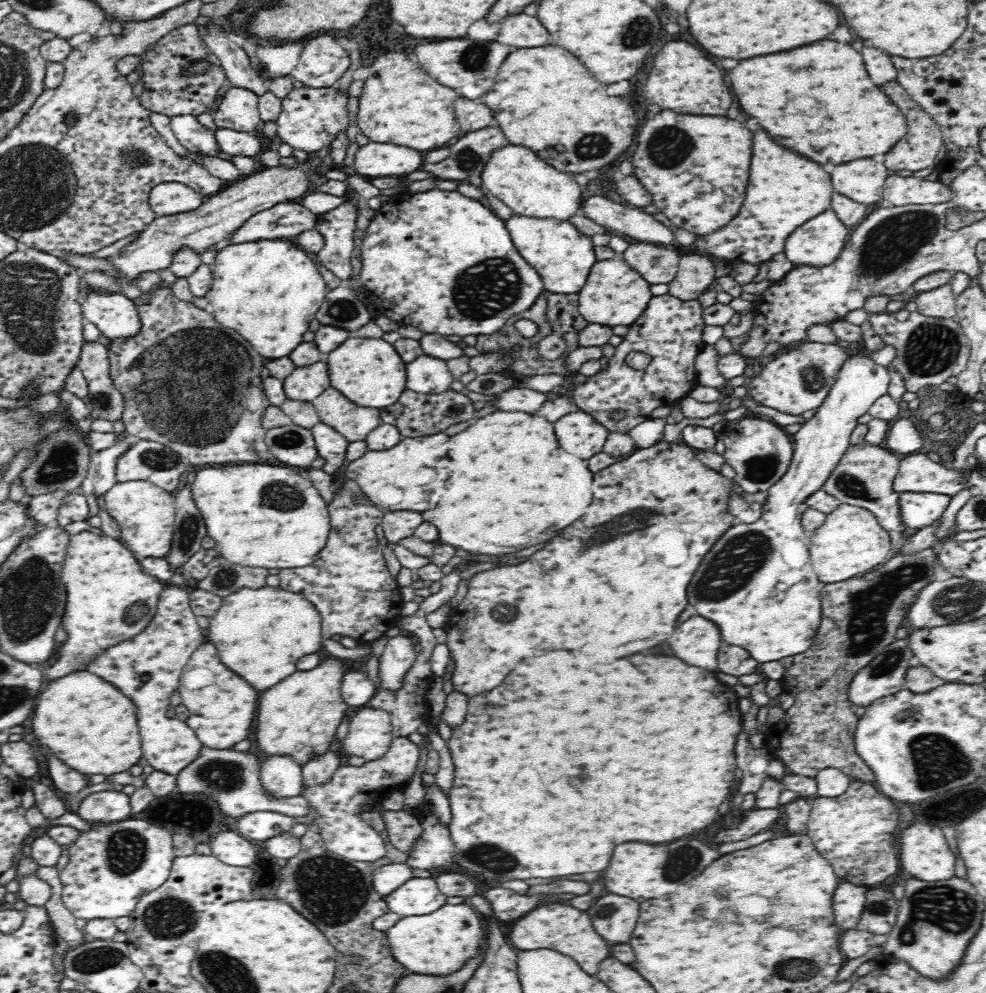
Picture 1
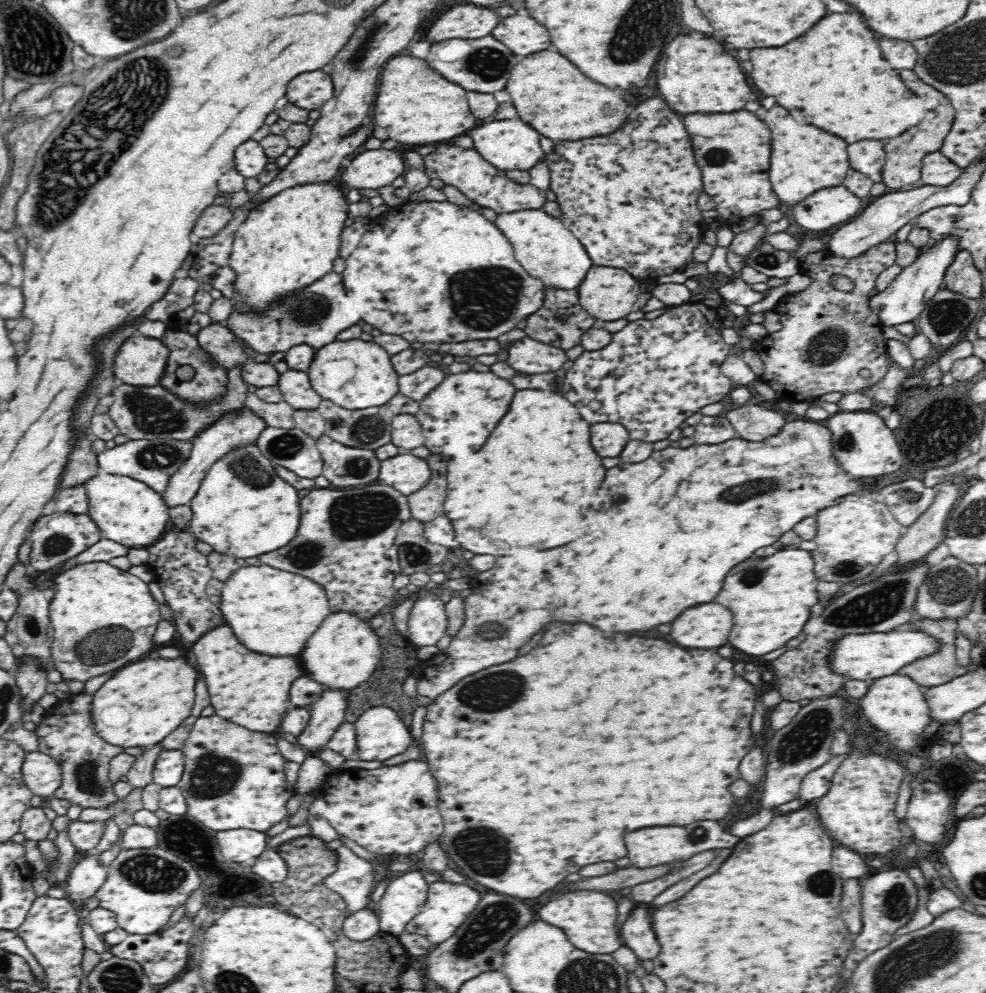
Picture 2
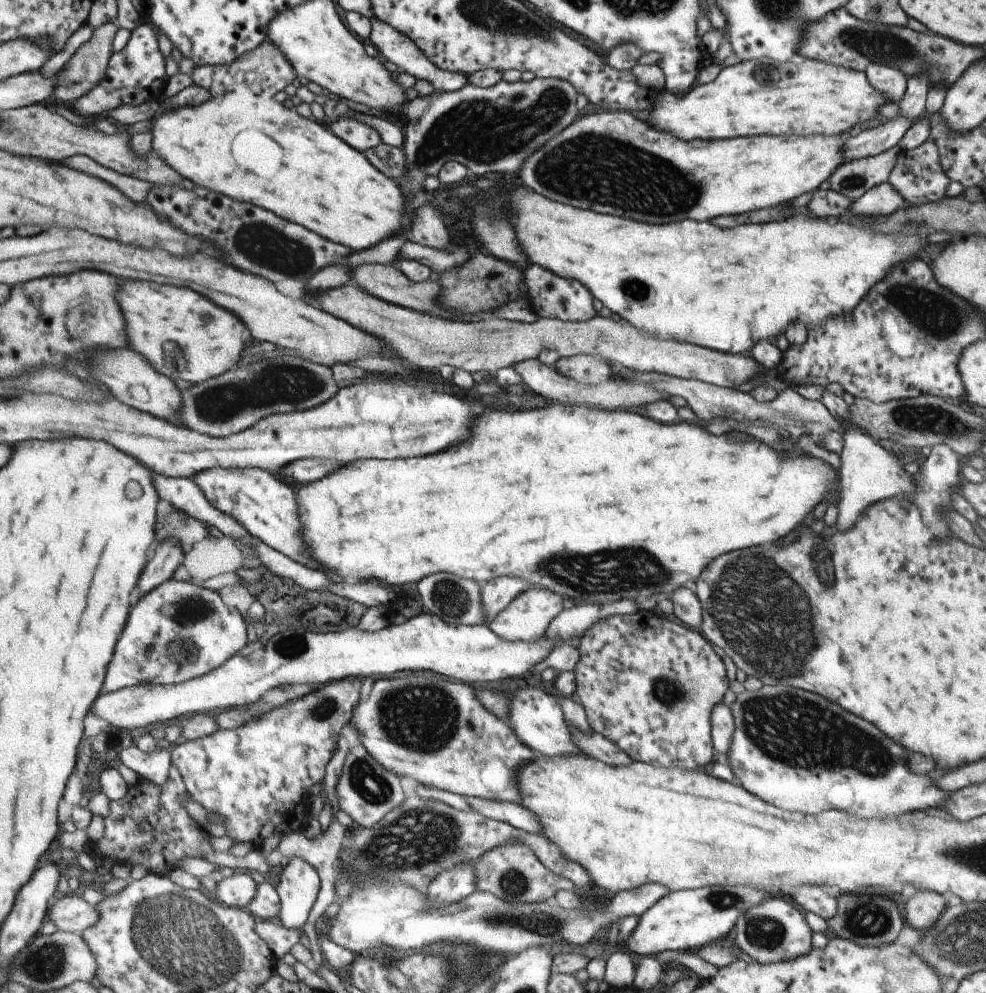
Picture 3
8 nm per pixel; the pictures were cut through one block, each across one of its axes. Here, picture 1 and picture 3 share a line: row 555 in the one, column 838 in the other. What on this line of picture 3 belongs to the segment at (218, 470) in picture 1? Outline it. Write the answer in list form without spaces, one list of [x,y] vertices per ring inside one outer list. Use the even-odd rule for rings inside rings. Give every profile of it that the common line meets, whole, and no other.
[[[522,188],[518,192],[514,192],[510,196],[510,200],[512,200],[512,206],[510,206],[512,222],[516,224],[516,236],[518,236],[518,242],[522,246],[522,252],[528,258],[527,266],[542,266],[544,270],[550,270],[556,276],[584,284],[590,290],[590,294],[602,302],[604,308],[608,308],[612,314],[620,316],[620,320],[627,321],[630,326],[639,330],[640,334],[693,342],[722,352],[748,353],[754,342],[778,336],[778,334],[784,333],[785,327],[790,324],[800,322],[807,328],[816,327],[824,324],[828,319],[852,314],[854,308],[860,304],[860,300],[874,288],[874,284],[878,284],[878,280],[884,280],[894,270],[894,264],[898,266],[898,264],[904,264],[908,260],[916,260],[928,248],[926,237],[920,236],[918,232],[912,232],[912,234],[904,234],[904,232],[880,234],[880,232],[874,232],[868,226],[860,228],[860,226],[852,226],[852,224],[846,224],[846,222],[830,224],[822,218],[810,218],[802,208],[796,208],[794,213],[786,220],[786,224],[784,224],[784,220],[778,220],[778,222],[769,222],[768,224],[748,224],[748,226],[742,225],[738,228],[723,229],[714,226],[711,221],[698,222],[692,219],[664,225],[634,222],[634,220],[628,220],[628,218],[596,214],[592,210],[578,210],[578,208],[566,206],[566,204],[560,204],[560,202],[552,202],[552,200],[548,202],[548,198],[536,194],[536,192],[526,192]]]

